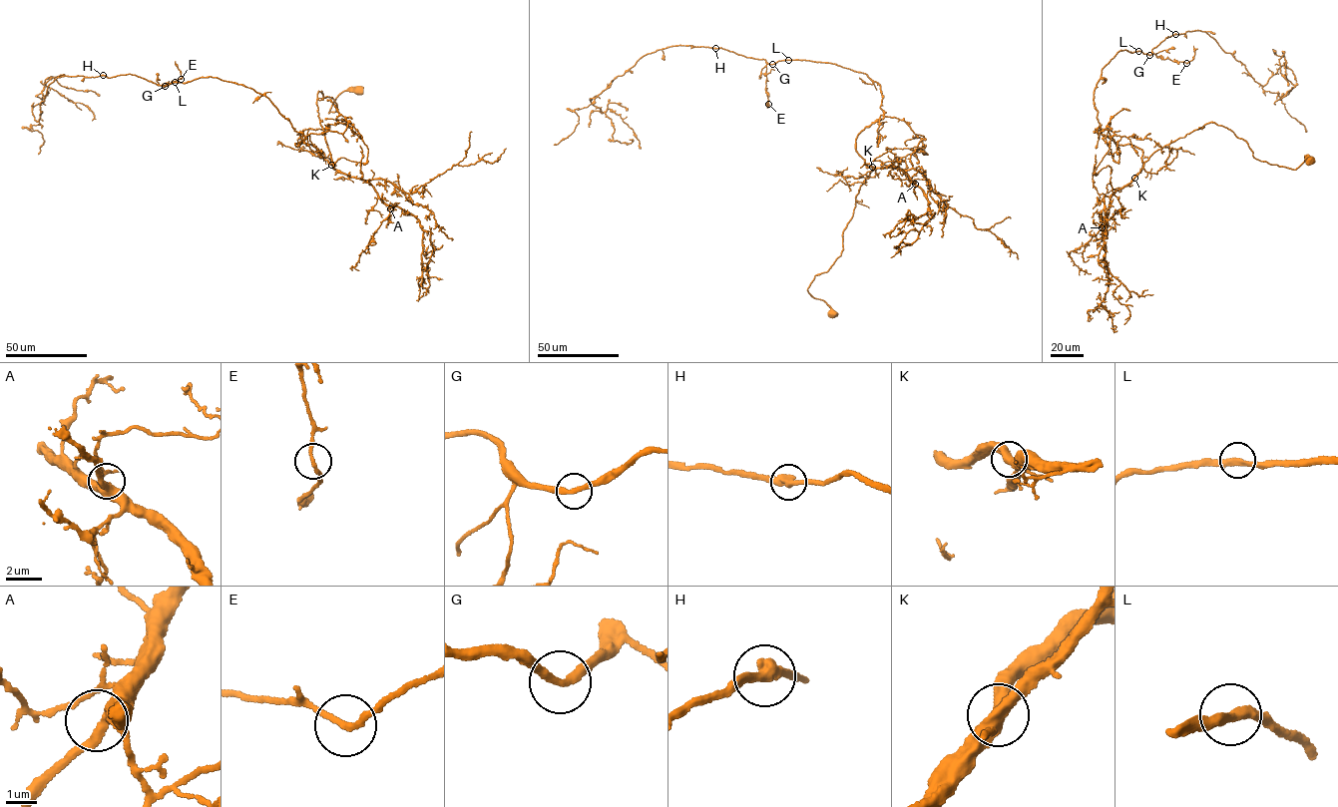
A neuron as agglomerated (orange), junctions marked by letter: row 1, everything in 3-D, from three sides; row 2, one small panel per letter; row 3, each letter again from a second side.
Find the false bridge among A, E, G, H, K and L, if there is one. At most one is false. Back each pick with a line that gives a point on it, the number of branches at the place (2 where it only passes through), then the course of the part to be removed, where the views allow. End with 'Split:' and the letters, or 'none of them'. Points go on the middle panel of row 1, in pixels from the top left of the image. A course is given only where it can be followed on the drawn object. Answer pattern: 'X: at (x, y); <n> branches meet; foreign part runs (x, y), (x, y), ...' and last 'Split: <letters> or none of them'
Split: none of them

